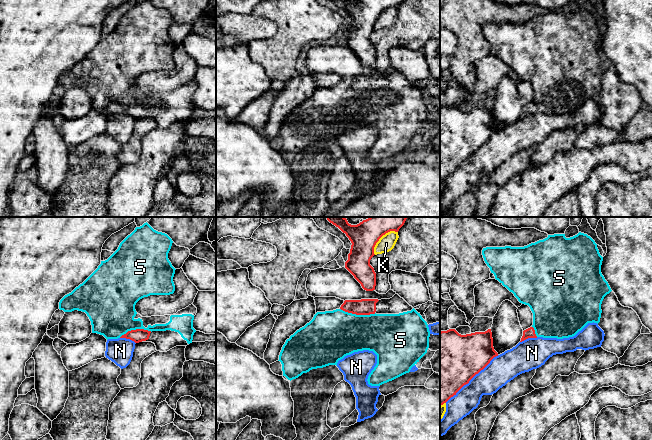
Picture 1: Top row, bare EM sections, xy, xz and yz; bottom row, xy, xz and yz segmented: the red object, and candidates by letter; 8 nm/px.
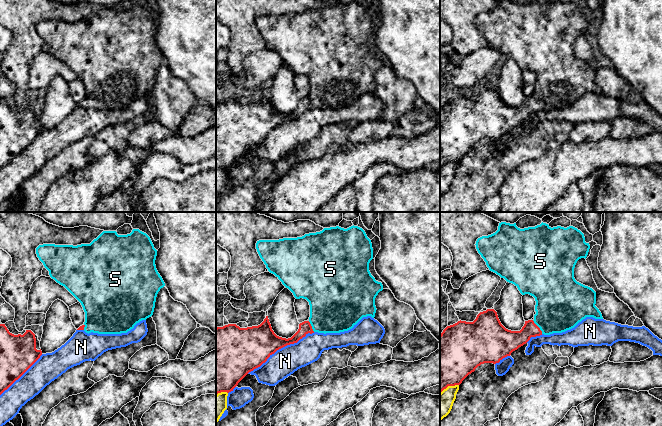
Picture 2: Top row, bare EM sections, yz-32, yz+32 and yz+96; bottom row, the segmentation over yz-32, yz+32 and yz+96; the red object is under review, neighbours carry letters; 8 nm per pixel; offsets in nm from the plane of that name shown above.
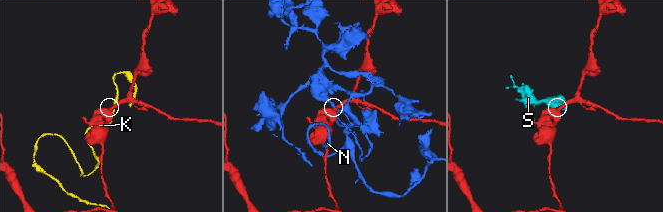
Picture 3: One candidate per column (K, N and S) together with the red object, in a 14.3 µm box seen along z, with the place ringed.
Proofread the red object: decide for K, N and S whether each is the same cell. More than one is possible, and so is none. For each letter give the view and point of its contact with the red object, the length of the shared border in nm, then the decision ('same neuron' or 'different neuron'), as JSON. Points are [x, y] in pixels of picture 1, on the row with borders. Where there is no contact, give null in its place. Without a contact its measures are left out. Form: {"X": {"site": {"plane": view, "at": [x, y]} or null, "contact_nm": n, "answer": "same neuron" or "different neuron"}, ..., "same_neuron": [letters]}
{"K": {"site": {"plane": "xz", "at": [381, 236]}, "contact_nm": 260, "answer": "different neuron"}, "N": {"site": {"plane": "yz", "at": [471, 378]}, "contact_nm": 550, "answer": "different neuron"}, "S": {"site": {"plane": "xz", "at": [358, 314]}, "contact_nm": 300, "answer": "same neuron"}, "same_neuron": ["S"]}

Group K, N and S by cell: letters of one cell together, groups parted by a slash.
K N / S

